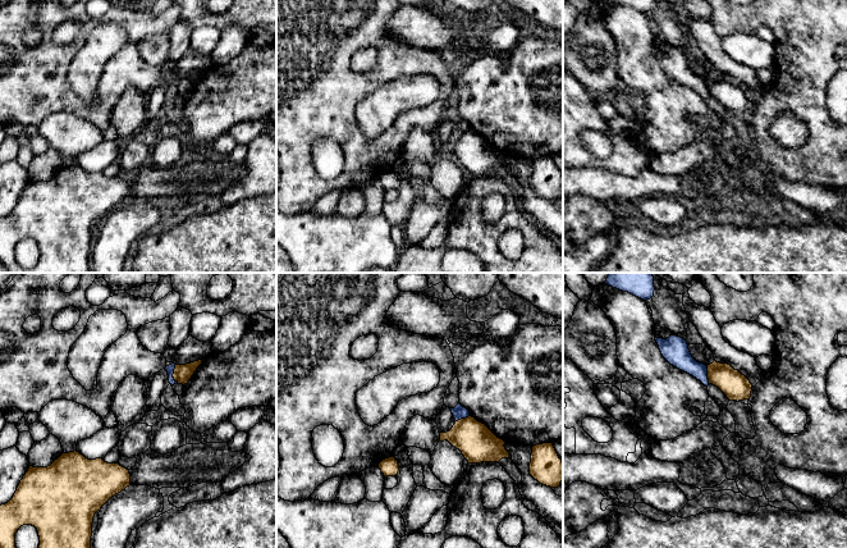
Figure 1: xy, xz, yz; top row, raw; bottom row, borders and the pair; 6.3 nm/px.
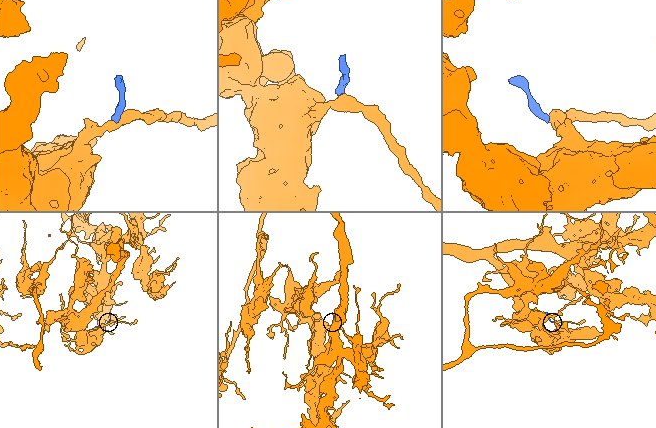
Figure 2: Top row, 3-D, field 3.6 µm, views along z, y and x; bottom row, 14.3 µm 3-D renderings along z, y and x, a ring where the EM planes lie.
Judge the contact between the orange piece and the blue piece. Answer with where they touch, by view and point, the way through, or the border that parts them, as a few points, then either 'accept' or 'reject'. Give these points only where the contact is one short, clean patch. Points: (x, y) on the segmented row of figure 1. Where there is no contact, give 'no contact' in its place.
xy (173, 374) | along xy (175, 365), (173, 378), (178, 383) | reject

